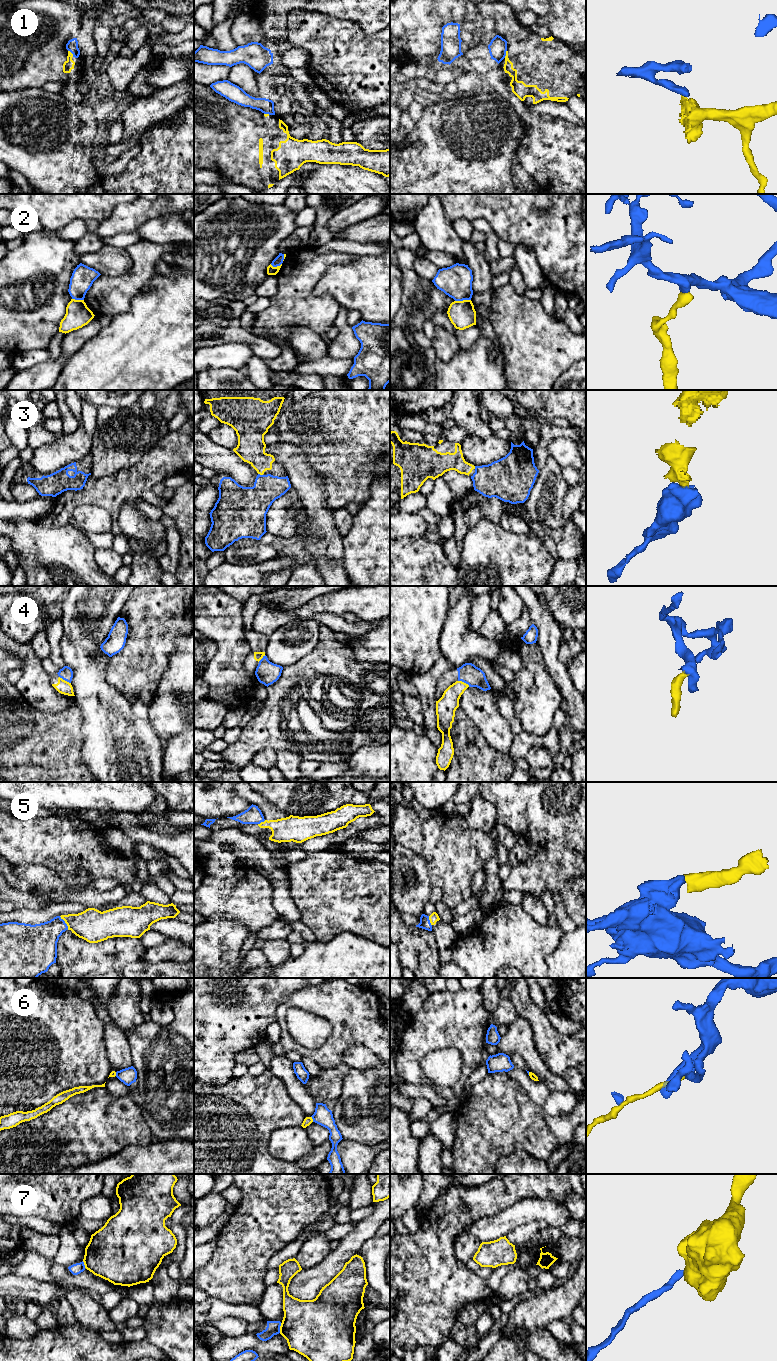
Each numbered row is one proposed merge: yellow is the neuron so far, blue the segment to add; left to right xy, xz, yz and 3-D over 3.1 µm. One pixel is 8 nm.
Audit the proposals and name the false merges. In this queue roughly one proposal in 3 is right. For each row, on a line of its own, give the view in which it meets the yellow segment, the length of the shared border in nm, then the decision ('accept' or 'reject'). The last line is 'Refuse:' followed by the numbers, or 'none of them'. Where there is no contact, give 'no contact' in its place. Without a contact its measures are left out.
1: meets yellow in xy; contact 70 nm long; reject
2: meets yellow in yz; contact 130 nm long; reject
3: meets yellow in xz; contact 40 nm long; accept
4: meets yellow in yz; contact 110 nm long; reject
5: meets yellow in xy; contact 130 nm long; reject
6: meets yellow in xz; contact 50 nm long; reject
7: meets yellow in xz; contact 80 nm long; reject
Refuse: 1, 2, 4, 5, 6, 7

